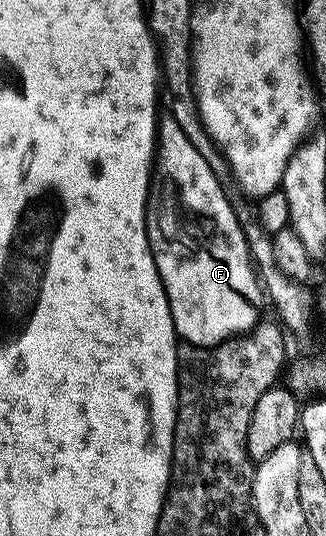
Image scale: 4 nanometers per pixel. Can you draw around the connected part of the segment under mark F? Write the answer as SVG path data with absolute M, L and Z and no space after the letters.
M161 115L156 125L156 155L148 185L148 241L170 302L177 337L199 348L213 348L223 340L248 332L261 319L260 307L266 304L257 269L248 253L244 225L241 217L236 217L224 187L175 117Z

